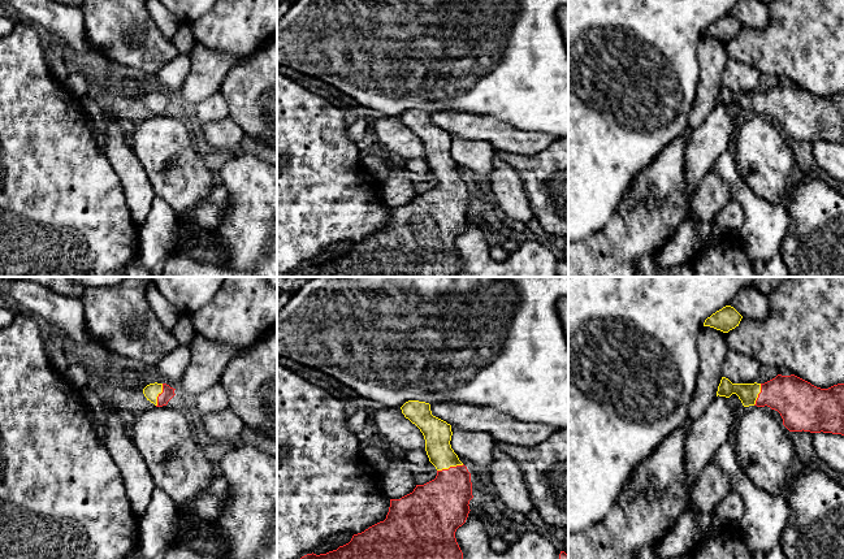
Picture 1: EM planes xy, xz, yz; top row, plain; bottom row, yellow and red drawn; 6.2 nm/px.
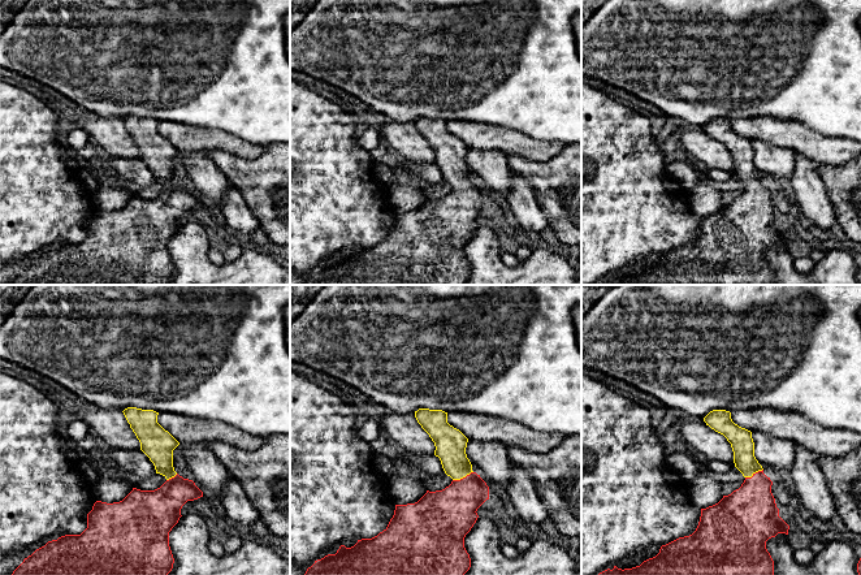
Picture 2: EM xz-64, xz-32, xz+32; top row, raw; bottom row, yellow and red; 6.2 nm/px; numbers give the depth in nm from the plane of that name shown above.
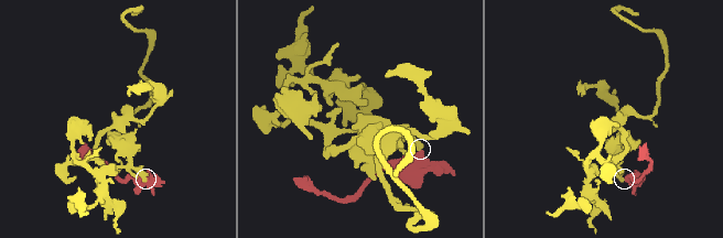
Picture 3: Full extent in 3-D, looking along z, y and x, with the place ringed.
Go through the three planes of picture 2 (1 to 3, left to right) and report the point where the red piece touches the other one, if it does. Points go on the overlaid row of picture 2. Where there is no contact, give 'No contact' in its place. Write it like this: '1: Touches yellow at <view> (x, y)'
1: Touches yellow at xz-64 (172, 476)
2: Touches yellow at xz-32 (462, 478)
3: Touches yellow at xz+32 (753, 472)

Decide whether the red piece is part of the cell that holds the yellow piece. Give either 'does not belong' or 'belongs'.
belongs

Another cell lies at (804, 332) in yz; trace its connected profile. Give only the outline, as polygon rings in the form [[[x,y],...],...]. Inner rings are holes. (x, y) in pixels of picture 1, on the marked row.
[[[788,277],[767,300],[770,311],[765,320],[743,317],[735,329],[726,333],[728,350],[770,368],[788,368],[792,374],[821,389],[844,384],[844,277]]]

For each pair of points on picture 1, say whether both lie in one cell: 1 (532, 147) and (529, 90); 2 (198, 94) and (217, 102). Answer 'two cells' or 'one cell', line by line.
1: two cells
2: two cells

